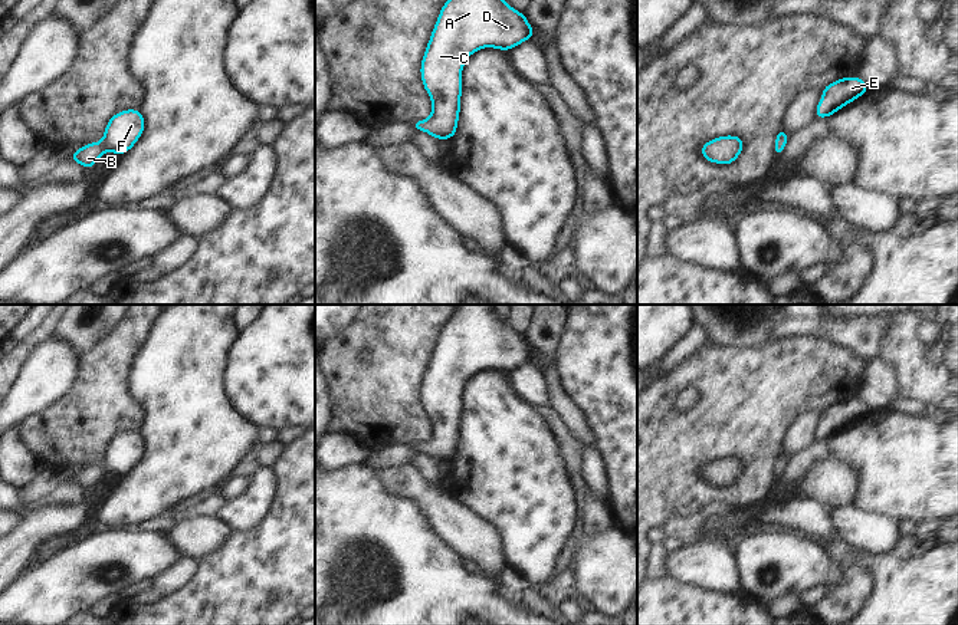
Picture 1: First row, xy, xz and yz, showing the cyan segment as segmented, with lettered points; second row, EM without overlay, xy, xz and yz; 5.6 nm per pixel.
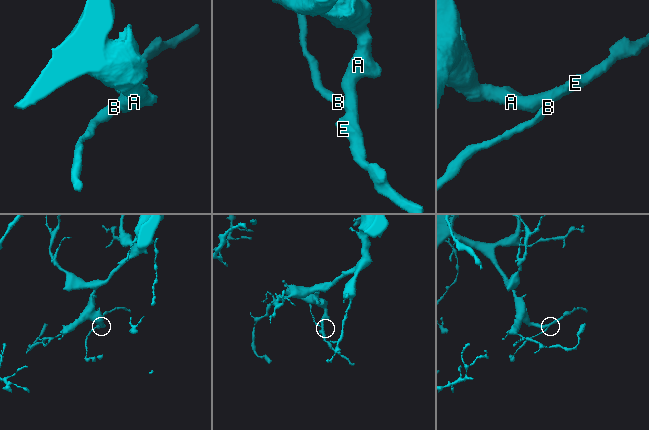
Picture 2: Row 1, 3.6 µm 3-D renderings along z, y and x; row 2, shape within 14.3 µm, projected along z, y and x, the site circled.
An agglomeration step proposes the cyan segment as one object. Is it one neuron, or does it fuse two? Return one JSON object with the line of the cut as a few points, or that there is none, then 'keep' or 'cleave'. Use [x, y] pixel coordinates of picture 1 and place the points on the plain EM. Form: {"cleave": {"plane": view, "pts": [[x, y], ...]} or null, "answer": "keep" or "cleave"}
{"cleave": null, "answer": "keep"}

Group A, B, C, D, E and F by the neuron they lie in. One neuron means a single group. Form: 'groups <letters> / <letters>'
groups A B C D E F

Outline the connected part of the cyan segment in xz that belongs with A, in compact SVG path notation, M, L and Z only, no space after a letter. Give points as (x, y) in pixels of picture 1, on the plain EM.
M457 305L443 326L423 376L421 405L432 421L432 435L426 443L413 443L416 453L424 453L434 461L452 461L457 451L462 420L462 391L466 381L483 371L511 372L534 359L534 351L525 336L502 320L493 305Z

